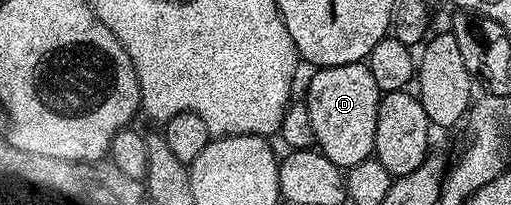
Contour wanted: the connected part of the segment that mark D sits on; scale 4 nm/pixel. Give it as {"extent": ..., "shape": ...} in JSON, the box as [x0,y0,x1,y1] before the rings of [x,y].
{"extent":[306,61,382,171],"shape":[[[359,61],[338,67],[320,67],[313,73],[316,74],[308,81],[306,104],[310,111],[310,127],[314,127],[315,148],[340,170],[347,171],[373,156],[376,147],[376,120],[382,96],[380,88],[374,83],[374,75],[370,75],[367,64]]]}

